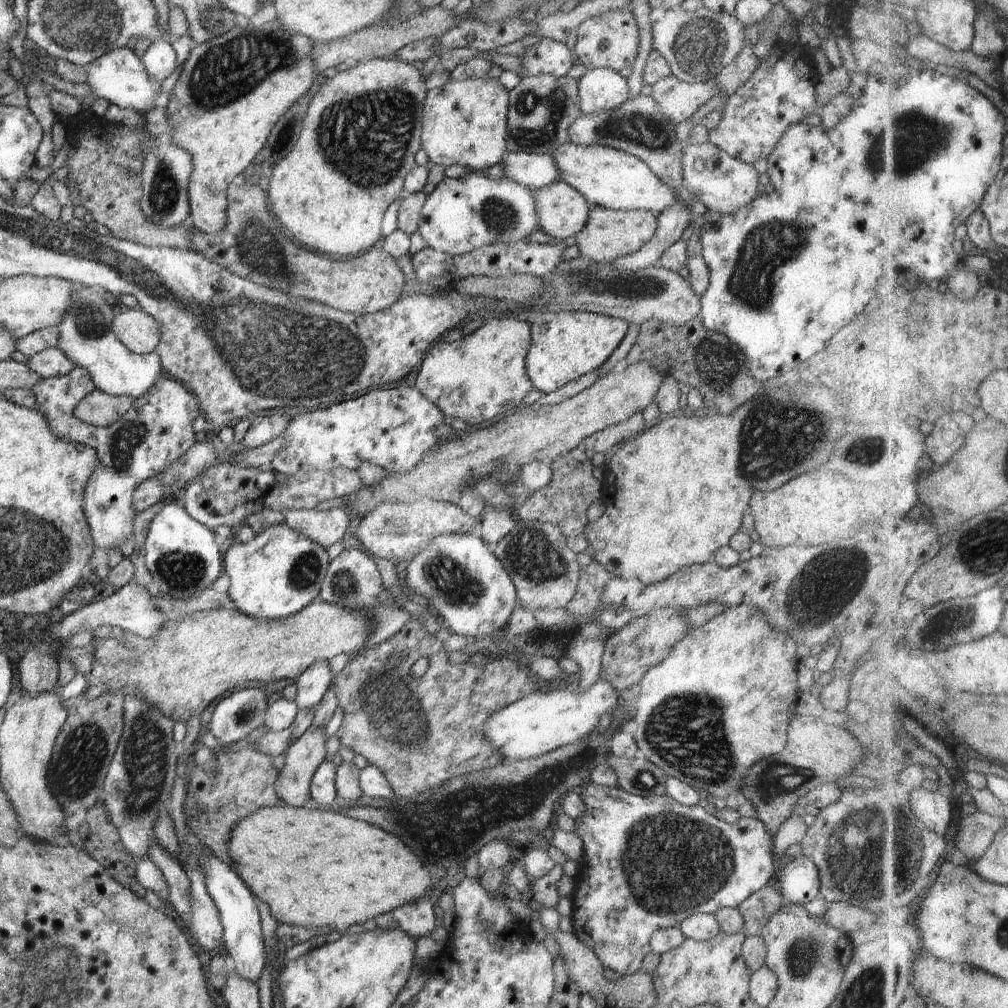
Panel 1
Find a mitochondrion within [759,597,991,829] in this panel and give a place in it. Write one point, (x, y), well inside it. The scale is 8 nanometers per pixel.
(948, 619)

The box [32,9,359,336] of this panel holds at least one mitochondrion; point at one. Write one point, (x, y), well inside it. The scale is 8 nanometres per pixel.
(234, 68)

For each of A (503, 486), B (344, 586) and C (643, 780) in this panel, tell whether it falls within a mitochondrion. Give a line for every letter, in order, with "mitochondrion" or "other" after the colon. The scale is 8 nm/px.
A: mitochondrion
B: mitochondrion
C: mitochondrion

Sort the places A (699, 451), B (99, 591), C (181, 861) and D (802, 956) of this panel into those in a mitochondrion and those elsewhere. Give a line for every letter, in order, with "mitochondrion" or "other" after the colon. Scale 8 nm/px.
A: other
B: other
C: other
D: mitochondrion

